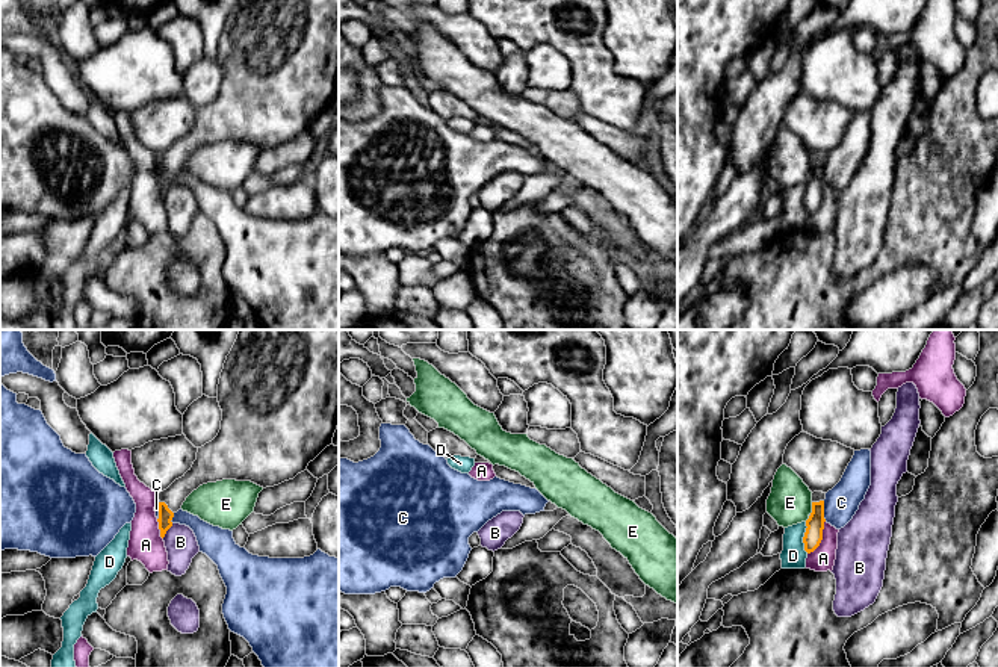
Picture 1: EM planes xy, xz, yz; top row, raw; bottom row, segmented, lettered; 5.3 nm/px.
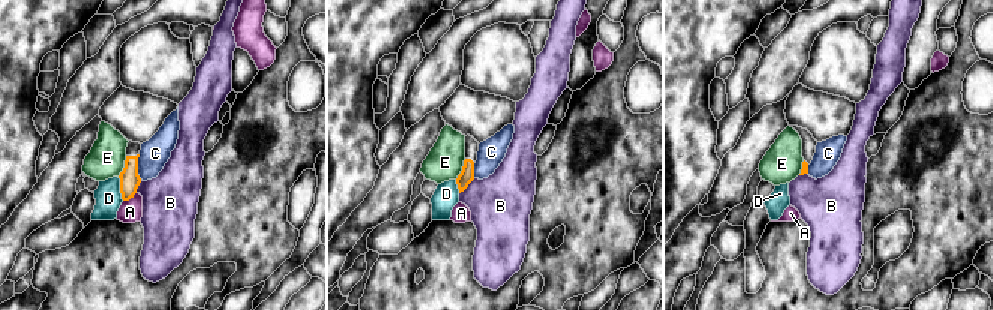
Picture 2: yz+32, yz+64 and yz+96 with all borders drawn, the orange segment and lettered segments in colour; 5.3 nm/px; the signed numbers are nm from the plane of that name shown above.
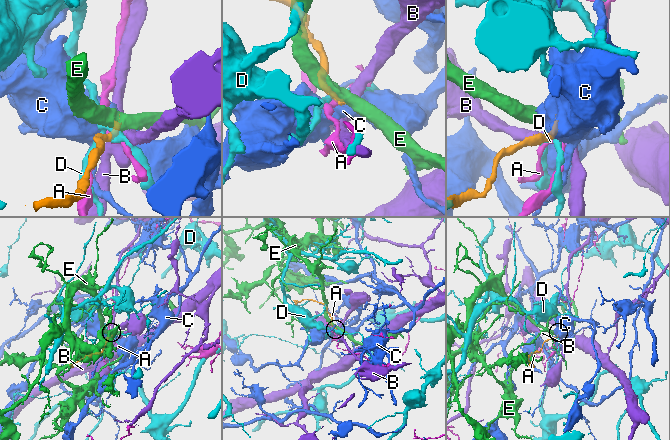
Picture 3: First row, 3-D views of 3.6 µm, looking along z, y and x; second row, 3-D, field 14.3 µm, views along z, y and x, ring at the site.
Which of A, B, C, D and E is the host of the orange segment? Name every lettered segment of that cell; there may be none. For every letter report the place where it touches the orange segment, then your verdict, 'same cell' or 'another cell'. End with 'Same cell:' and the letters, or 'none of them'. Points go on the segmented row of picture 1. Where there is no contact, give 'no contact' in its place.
A: meets orange in yz at (821, 539); another cell
B: meets orange in xy at (167, 530); another cell
C: meets orange in yz at (823, 511); another cell
D: meets orange in yz at (803, 537); another cell
E: meets orange in yz at (812, 508); another cell
Same cell: none of them

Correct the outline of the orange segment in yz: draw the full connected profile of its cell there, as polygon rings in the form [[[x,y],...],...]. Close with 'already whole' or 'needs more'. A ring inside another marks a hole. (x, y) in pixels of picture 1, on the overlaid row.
[[[814,492],[812,493],[812,513],[806,520],[806,532],[803,537],[804,551],[807,554],[814,552],[821,540],[823,540],[823,529],[824,529],[824,499],[826,493]]] | needs more

